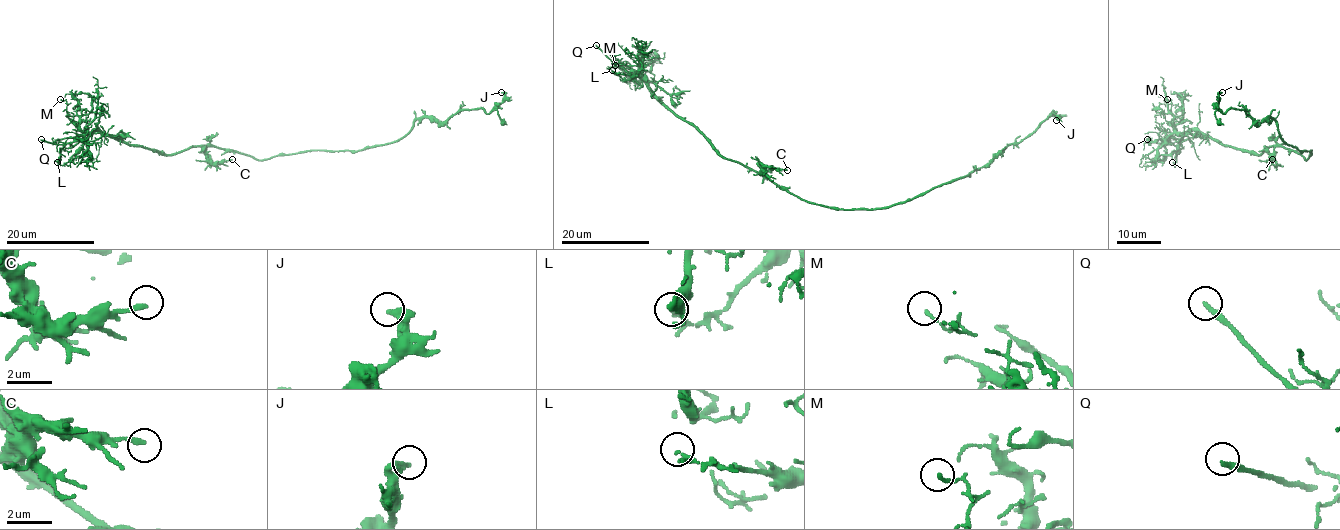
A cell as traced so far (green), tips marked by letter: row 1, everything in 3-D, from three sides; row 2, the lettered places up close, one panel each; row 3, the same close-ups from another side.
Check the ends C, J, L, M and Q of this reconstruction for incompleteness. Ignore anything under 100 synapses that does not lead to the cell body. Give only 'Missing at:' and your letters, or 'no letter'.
Missing at: Q

